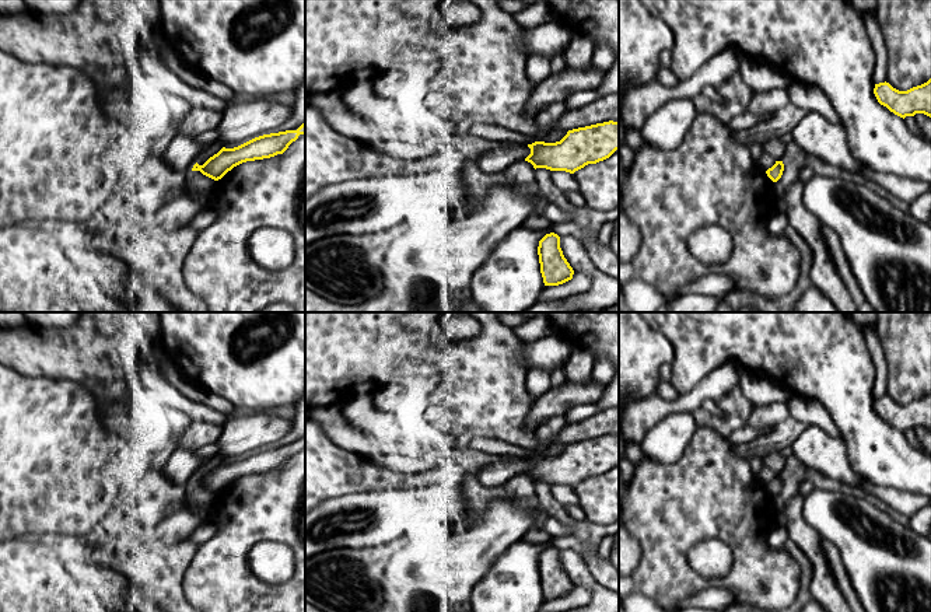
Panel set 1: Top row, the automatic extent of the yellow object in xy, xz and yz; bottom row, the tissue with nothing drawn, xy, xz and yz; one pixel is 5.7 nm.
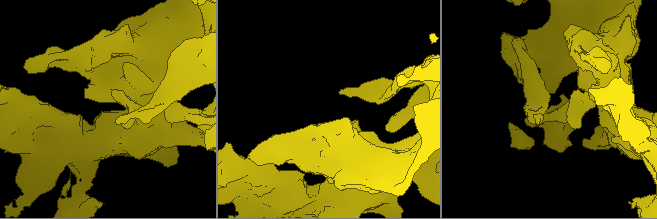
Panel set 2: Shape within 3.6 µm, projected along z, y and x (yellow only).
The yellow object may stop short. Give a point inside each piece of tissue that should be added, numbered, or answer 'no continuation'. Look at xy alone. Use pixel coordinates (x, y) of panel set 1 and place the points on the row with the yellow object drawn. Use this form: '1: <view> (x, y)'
no continuation

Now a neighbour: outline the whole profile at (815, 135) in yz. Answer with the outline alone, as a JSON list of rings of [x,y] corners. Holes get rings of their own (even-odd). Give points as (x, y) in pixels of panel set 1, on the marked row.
[[[808,112],[791,132],[792,141],[806,154],[840,167],[848,175],[860,174],[867,165],[858,161],[848,146],[847,130],[818,112]]]

